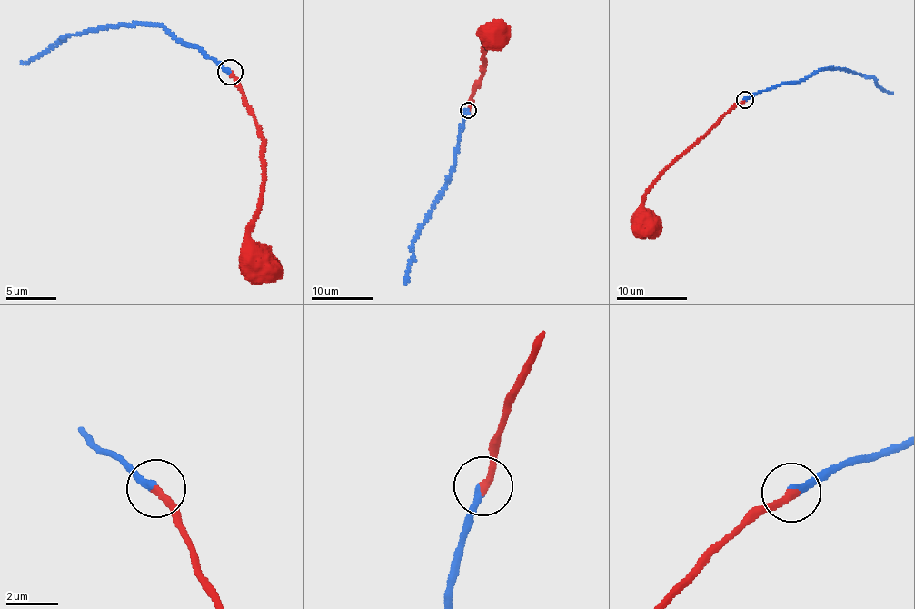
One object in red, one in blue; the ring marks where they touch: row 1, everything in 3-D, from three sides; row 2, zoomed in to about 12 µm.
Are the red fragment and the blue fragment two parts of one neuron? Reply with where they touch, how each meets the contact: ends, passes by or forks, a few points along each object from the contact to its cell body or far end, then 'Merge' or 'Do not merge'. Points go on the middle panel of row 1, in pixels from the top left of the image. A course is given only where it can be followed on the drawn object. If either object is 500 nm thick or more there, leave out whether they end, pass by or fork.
Place: (468, 110). At the ring red ends. At the ring blue ends. Course of red: (467, 110), (485, 62), (485, 46), (481, 35), (489, 38). Course of blue: (467, 110), (461, 128), (455, 165), (445, 189), (414, 242), (415, 256), (404, 284). Merge

